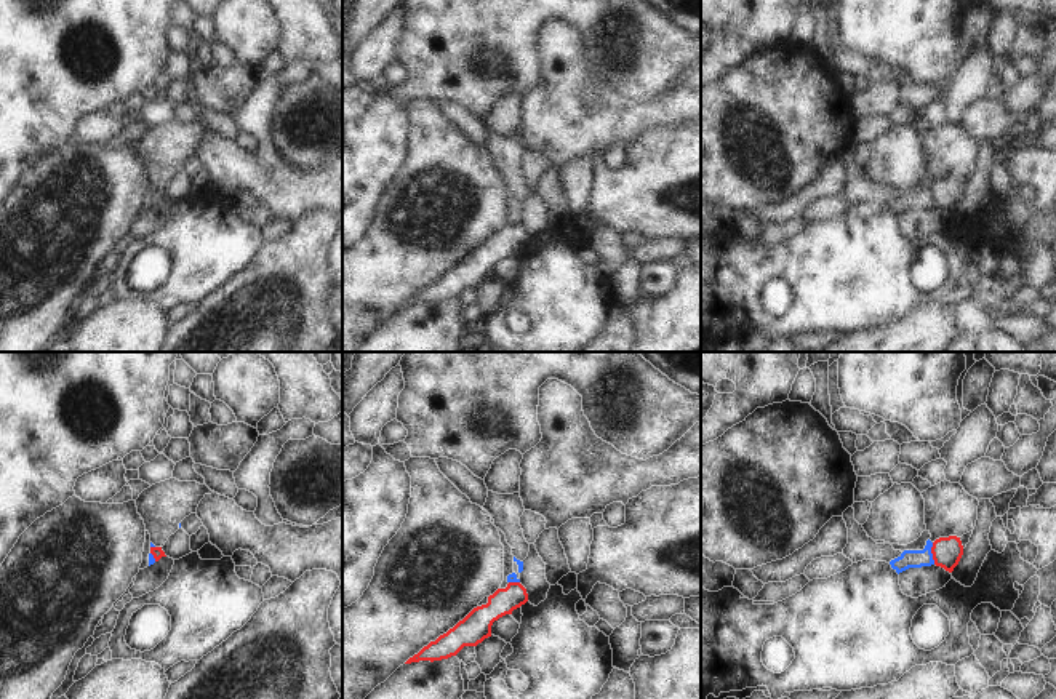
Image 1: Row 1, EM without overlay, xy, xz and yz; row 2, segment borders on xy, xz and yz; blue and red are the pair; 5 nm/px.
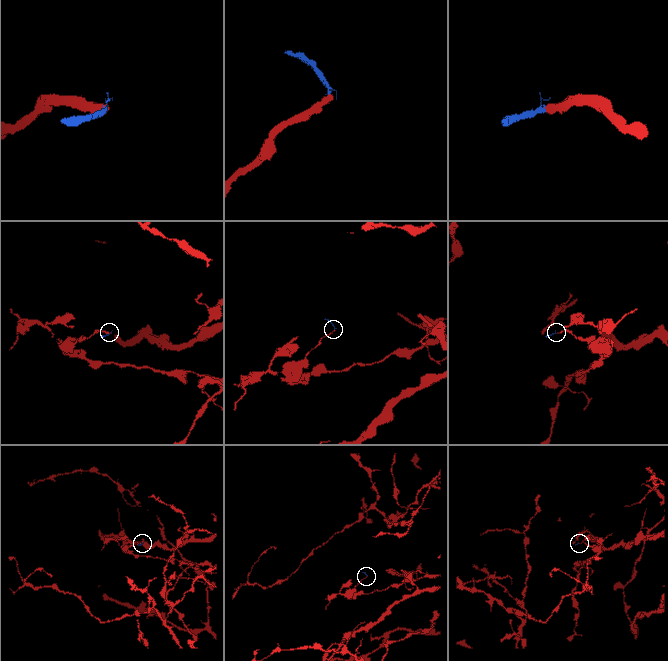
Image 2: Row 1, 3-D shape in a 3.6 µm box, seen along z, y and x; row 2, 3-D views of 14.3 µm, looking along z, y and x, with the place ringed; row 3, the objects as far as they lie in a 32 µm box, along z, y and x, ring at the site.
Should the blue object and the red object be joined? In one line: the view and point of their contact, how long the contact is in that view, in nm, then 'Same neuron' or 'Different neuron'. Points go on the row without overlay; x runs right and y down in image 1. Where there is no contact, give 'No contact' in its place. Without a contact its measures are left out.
Touches blue at yz (932, 195). Shared border 110 nm. Different neuron.

